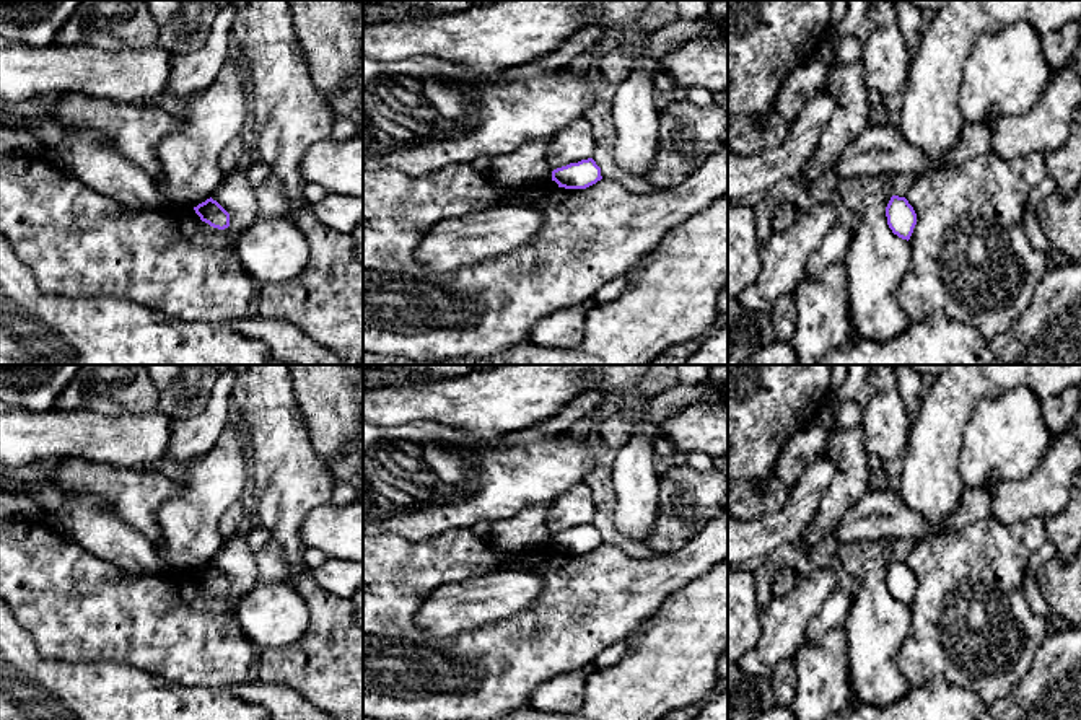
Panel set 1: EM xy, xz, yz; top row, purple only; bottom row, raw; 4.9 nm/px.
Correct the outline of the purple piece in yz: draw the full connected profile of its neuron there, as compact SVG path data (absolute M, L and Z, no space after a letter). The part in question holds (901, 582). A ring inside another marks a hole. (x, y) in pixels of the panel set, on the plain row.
M892 560L886 572L886 582L892 598L908 606L917 590L917 578L908 565Z

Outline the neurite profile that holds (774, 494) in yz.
M775 476L760 484L762 510L765 513L775 513L785 507L788 500L788 487Z

